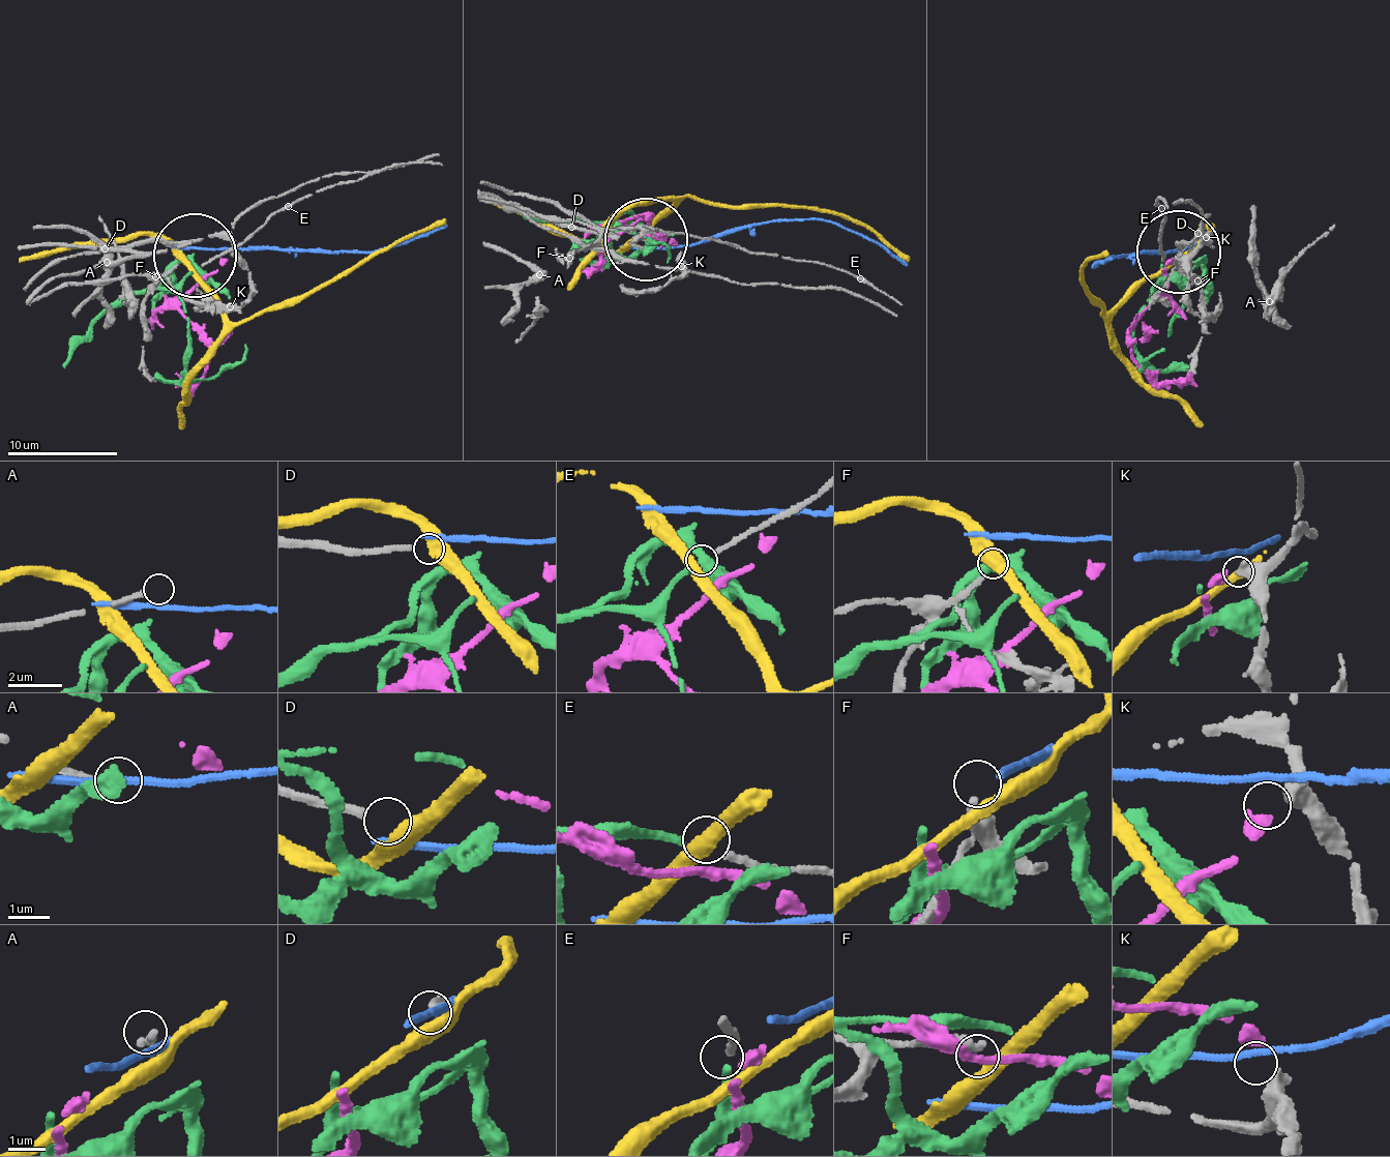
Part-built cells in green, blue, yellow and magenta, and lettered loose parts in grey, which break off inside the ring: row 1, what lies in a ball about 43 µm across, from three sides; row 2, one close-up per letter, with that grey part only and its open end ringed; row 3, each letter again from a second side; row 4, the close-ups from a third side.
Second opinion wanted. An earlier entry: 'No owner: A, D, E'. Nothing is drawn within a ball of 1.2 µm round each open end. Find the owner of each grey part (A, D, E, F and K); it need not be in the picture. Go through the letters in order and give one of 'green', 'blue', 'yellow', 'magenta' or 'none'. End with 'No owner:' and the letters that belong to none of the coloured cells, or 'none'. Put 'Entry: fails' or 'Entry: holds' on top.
Entry: fails
A: none
D: none
E: green
F: none
K: magenta
No owner: A, D, F

